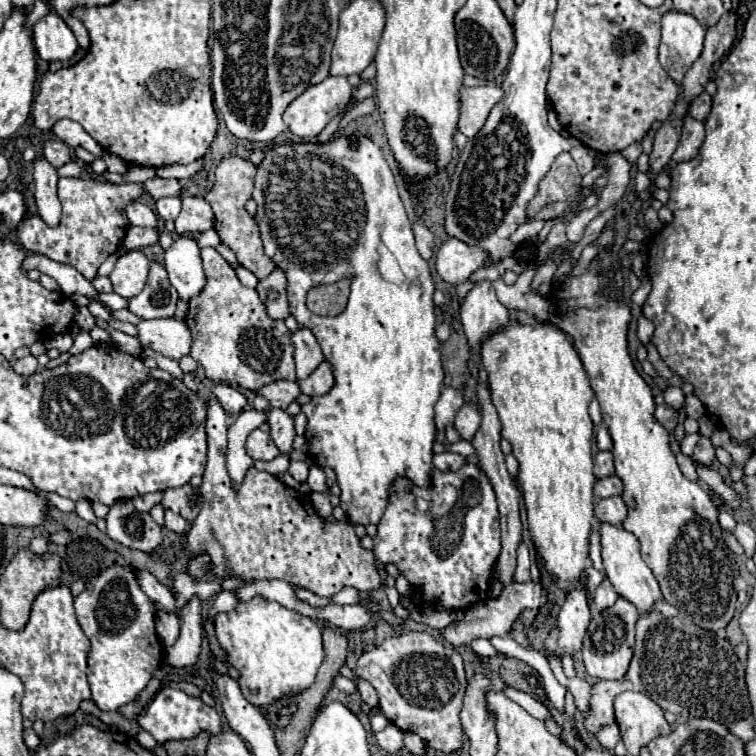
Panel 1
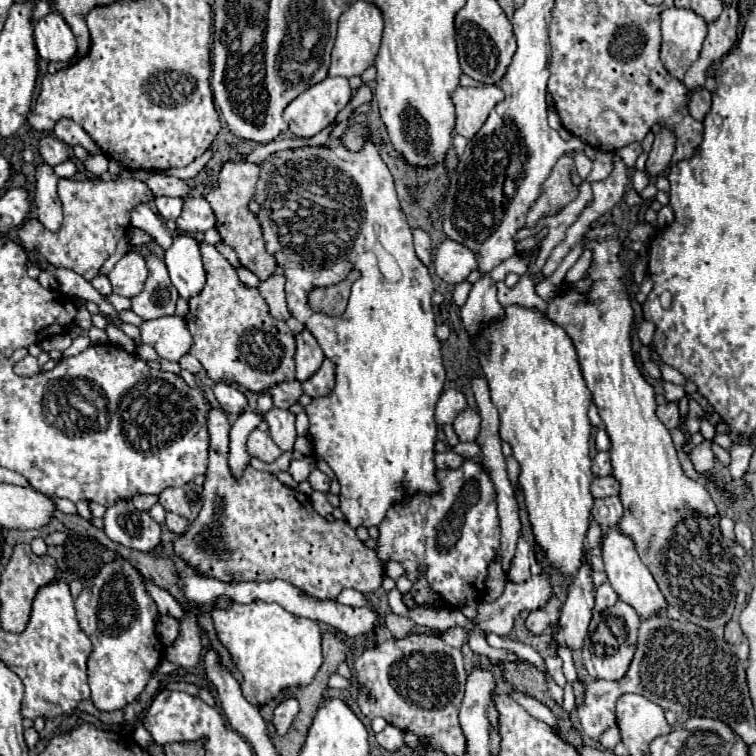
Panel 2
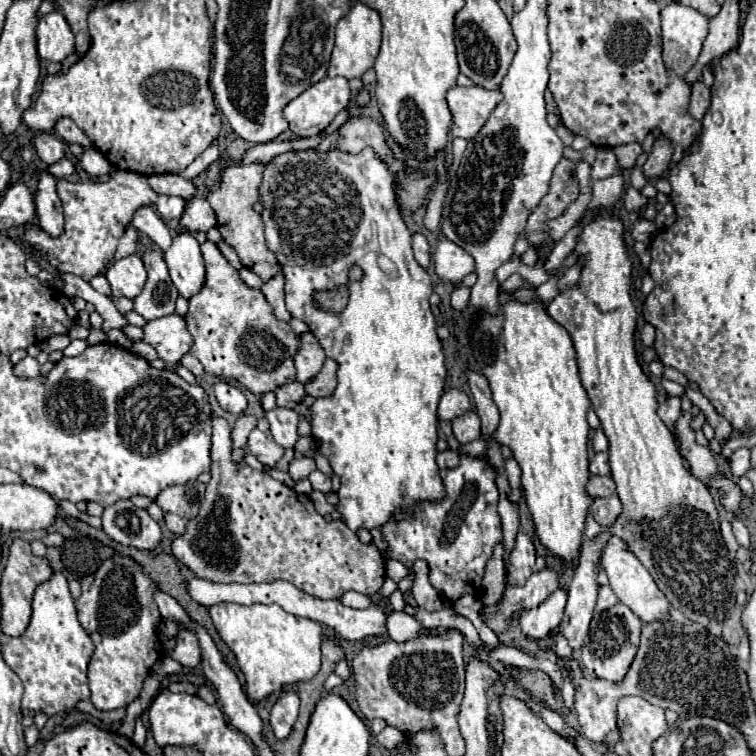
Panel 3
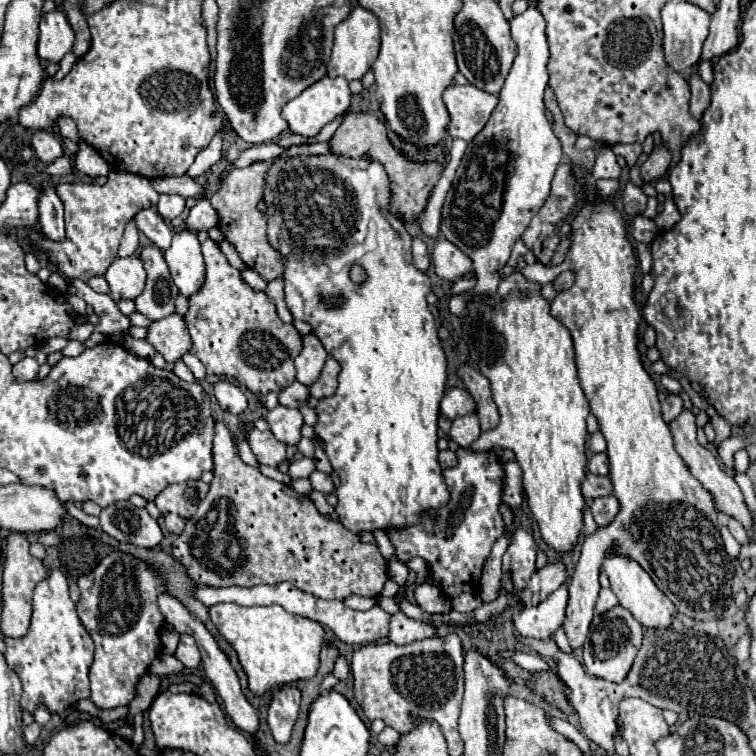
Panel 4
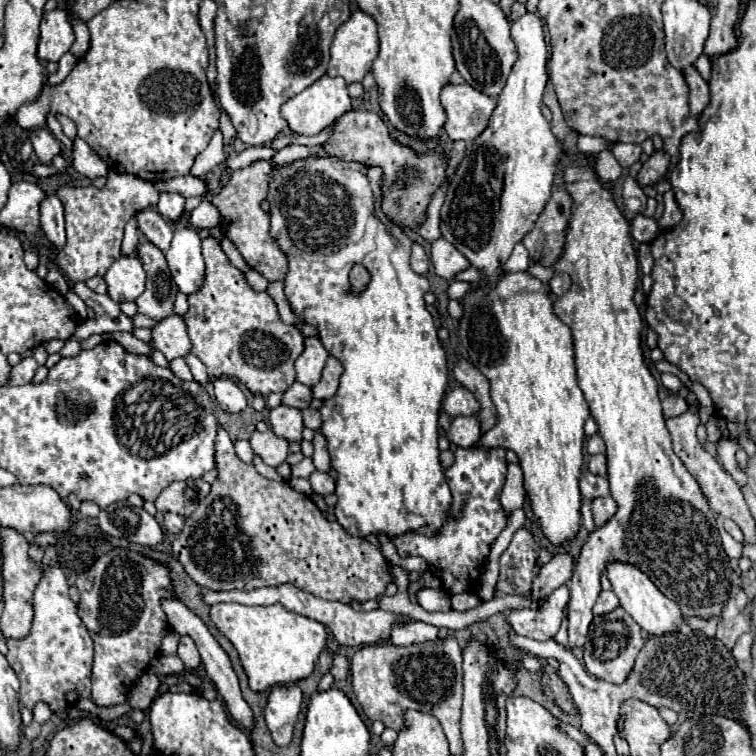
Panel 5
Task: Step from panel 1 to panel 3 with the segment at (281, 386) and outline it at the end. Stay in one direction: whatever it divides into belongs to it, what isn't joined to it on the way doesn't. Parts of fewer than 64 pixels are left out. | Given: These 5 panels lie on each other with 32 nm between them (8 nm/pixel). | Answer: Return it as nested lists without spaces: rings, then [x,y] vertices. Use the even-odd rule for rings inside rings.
[[[298,380],[276,390],[276,402],[278,402],[278,406],[284,406],[284,408],[296,408],[296,404],[300,404],[304,400],[304,396],[306,396],[304,384],[300,384]]]

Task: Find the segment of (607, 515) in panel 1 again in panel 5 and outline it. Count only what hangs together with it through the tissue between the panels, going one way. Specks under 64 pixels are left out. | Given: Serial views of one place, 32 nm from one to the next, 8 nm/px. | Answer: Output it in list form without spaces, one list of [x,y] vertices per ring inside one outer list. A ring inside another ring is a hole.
[[[610,496],[592,500],[592,518],[596,526],[602,526],[604,522],[608,522],[608,518],[614,516],[614,512],[616,512],[616,502]]]

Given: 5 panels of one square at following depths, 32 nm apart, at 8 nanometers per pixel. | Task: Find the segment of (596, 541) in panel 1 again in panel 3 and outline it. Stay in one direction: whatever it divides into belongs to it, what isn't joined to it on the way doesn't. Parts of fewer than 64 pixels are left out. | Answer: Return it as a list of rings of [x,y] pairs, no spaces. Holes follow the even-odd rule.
[[[588,513],[584,530],[584,540],[591,540],[592,538],[595,538],[596,536],[598,536],[598,534],[600,534],[601,531],[602,527],[597,524],[592,515]]]

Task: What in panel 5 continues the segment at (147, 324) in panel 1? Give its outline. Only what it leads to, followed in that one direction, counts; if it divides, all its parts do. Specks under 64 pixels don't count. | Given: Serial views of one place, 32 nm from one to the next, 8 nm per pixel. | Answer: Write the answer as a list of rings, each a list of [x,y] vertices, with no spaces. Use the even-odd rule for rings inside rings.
[[[170,314],[168,318],[160,320],[152,328],[152,346],[160,350],[166,356],[166,360],[186,356],[192,350],[192,342],[188,340],[188,332],[182,316]]]

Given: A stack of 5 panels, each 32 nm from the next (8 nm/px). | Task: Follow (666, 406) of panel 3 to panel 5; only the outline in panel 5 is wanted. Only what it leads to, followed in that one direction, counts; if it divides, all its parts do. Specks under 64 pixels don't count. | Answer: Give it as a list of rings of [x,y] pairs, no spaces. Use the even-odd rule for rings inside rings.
[[[670,394],[664,402],[662,402],[662,410],[664,410],[664,416],[666,418],[672,418],[672,416],[680,416],[684,412],[688,412],[688,404],[682,396],[678,394]]]

